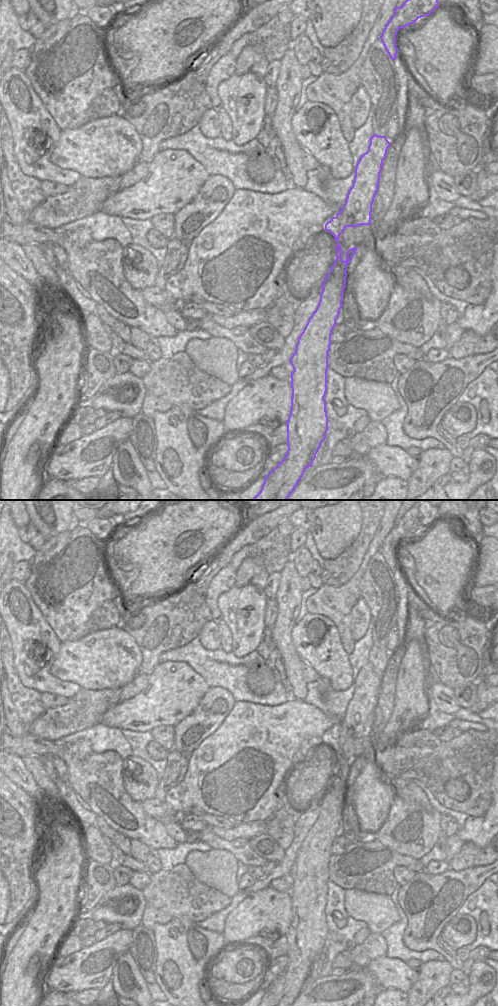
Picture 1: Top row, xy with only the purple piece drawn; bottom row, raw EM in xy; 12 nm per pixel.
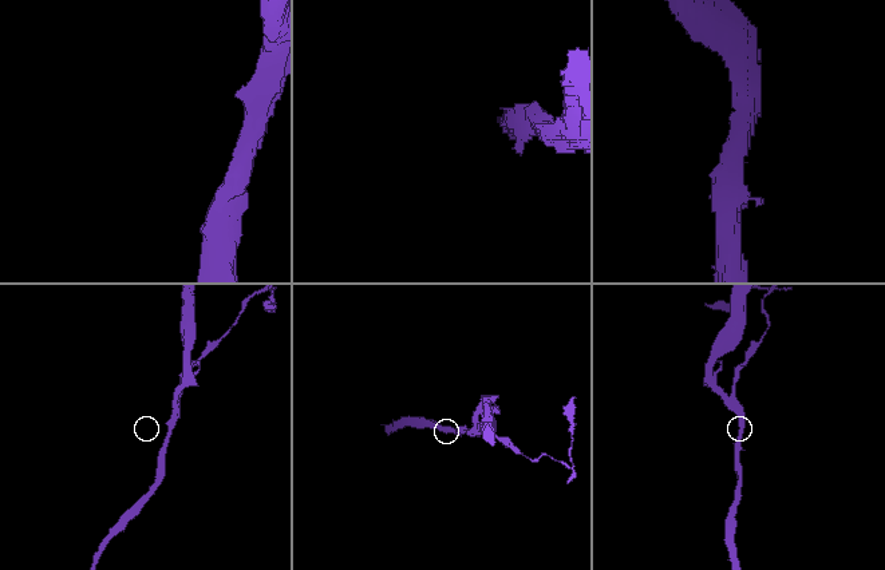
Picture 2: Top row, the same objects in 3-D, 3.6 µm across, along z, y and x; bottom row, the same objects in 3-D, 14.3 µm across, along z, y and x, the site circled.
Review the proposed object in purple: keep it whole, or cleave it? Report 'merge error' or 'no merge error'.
merge error

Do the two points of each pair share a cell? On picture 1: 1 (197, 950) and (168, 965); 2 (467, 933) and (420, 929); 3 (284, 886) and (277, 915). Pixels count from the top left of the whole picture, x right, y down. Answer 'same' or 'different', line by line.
1: same
2: different
3: different

